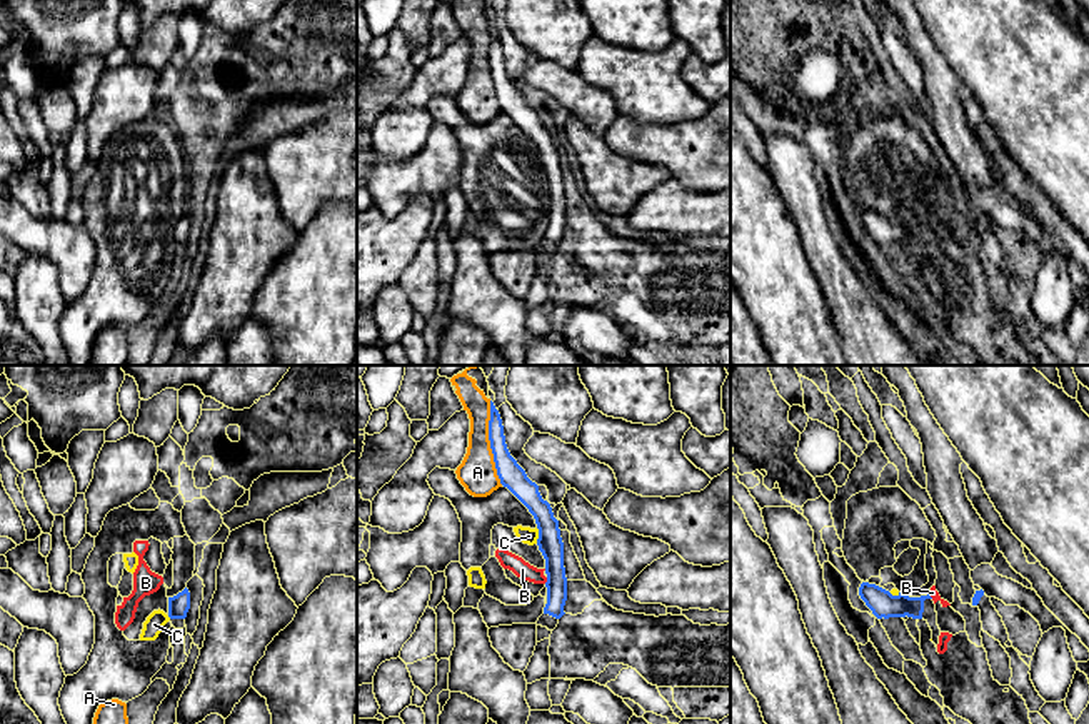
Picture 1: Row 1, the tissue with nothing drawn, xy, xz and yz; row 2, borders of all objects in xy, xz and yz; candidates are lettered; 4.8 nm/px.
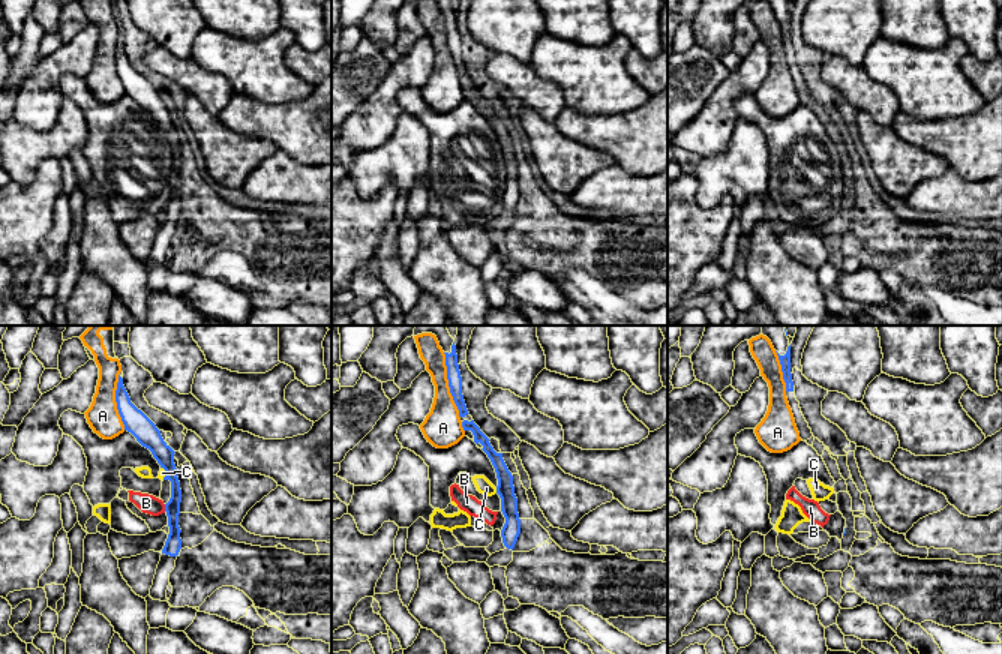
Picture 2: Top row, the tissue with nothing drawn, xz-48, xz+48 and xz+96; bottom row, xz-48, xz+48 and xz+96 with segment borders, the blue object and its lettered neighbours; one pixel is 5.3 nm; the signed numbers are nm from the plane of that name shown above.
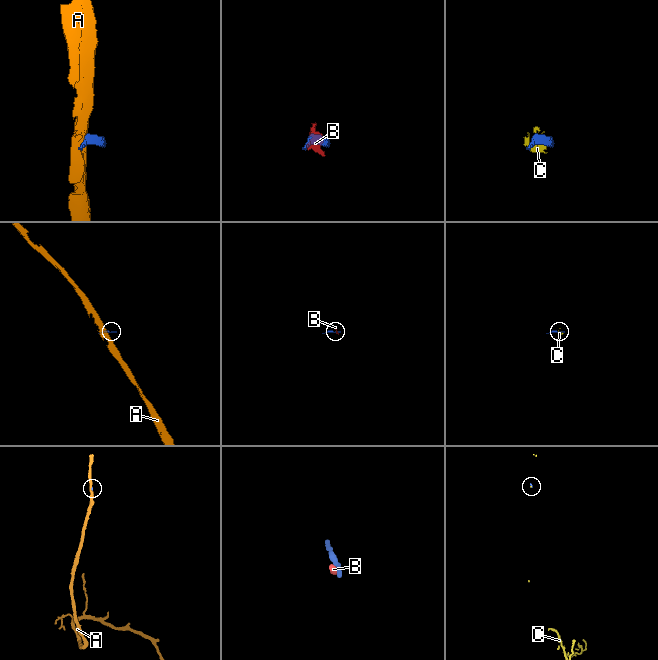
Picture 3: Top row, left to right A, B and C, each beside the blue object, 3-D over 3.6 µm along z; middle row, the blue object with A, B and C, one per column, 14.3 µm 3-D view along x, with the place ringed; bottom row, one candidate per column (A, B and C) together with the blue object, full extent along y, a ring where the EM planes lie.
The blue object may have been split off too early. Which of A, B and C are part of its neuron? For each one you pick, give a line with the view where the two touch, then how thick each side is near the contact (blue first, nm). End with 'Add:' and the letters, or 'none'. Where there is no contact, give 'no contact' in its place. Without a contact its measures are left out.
Add: none

